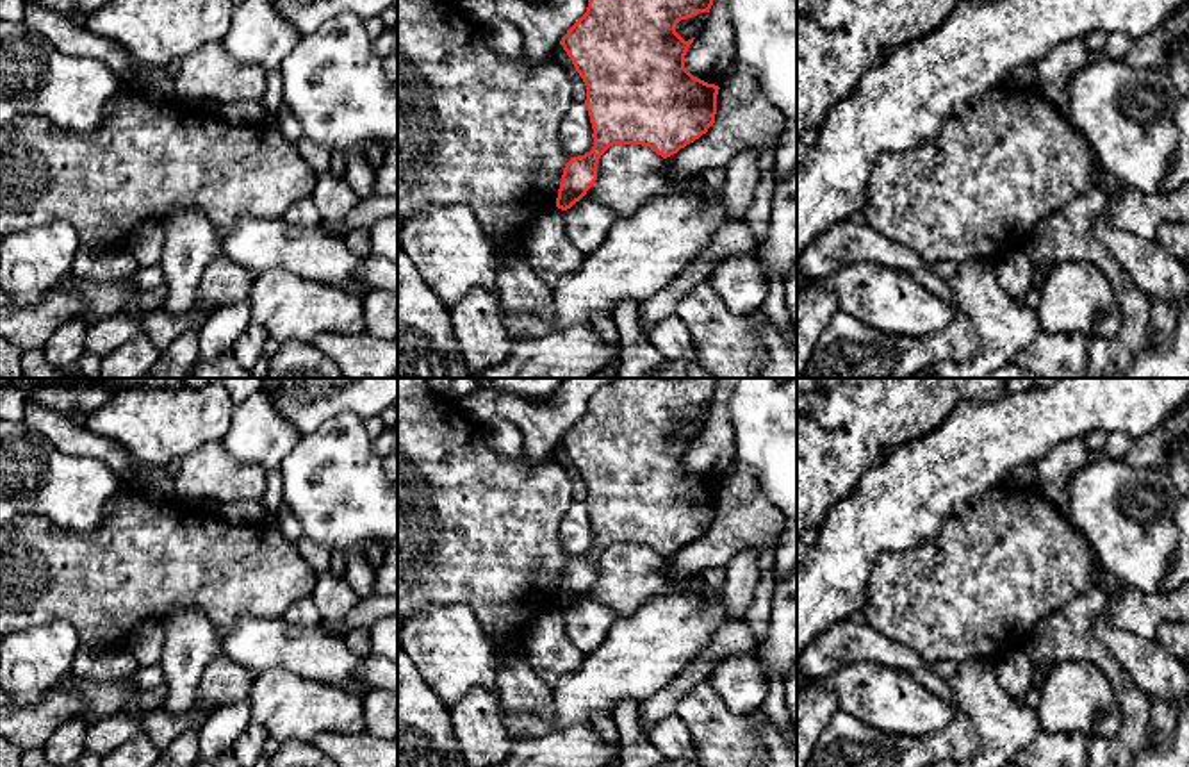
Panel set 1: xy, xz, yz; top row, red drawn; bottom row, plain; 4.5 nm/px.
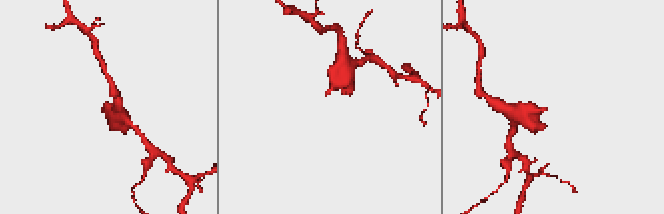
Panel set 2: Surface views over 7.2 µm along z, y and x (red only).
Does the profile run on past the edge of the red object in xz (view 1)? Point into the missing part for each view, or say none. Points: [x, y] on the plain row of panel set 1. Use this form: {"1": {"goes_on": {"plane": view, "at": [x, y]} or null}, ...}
{"1": {"goes_on": null}}

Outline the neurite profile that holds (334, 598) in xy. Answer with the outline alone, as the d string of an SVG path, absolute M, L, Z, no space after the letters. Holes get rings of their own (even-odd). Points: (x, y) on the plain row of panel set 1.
M326 571L310 596L321 614L321 626L337 635L340 624L360 601L346 578Z

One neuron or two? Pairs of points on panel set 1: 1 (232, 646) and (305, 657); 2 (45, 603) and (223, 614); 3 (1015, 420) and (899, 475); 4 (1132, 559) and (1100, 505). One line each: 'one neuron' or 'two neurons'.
1: one neuron
2: one neuron
3: one neuron
4: one neuron

